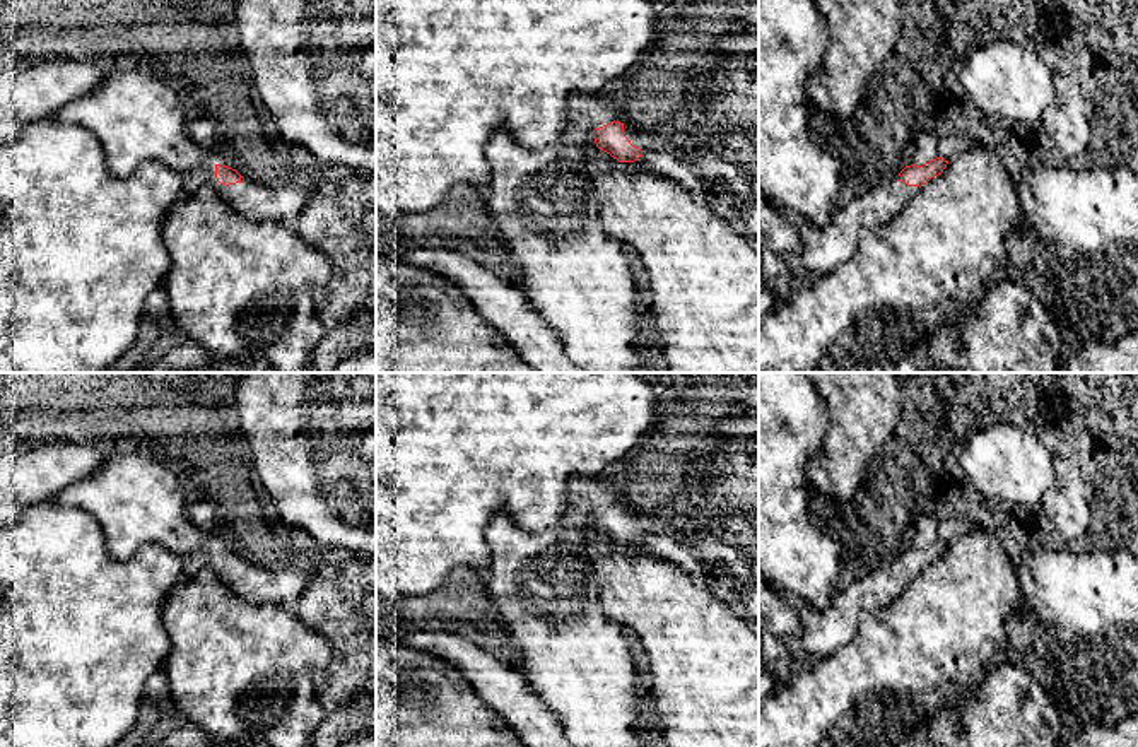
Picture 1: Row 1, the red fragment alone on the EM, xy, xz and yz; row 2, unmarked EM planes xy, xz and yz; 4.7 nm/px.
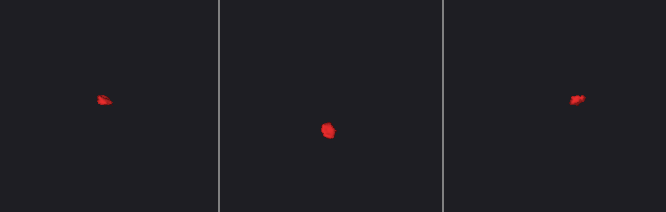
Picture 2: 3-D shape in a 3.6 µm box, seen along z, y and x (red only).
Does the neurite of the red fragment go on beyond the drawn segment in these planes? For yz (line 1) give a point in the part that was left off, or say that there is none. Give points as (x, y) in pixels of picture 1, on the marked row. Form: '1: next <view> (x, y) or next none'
1: next yz (824, 248)

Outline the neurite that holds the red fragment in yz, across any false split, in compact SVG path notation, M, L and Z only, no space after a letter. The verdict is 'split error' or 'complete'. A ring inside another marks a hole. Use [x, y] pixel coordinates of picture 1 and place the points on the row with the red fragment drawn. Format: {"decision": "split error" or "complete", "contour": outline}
{"decision": "split error", "contour": "M936 157L923 166L906 166L897 176L837 207L824 227L801 226L801 250L779 256L807 270L812 279L836 270L856 253L863 229L890 222L923 185L943 173L947 164L943 157Z"}

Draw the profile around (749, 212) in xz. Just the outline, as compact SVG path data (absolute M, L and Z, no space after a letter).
M759 174L748 178L752 188L752 200L748 203L735 202L742 219L747 222L754 232L755 244L759 248Z

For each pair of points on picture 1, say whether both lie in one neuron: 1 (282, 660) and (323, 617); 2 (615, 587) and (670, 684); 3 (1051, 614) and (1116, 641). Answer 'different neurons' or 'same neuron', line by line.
1: different neurons
2: same neuron
3: same neuron

